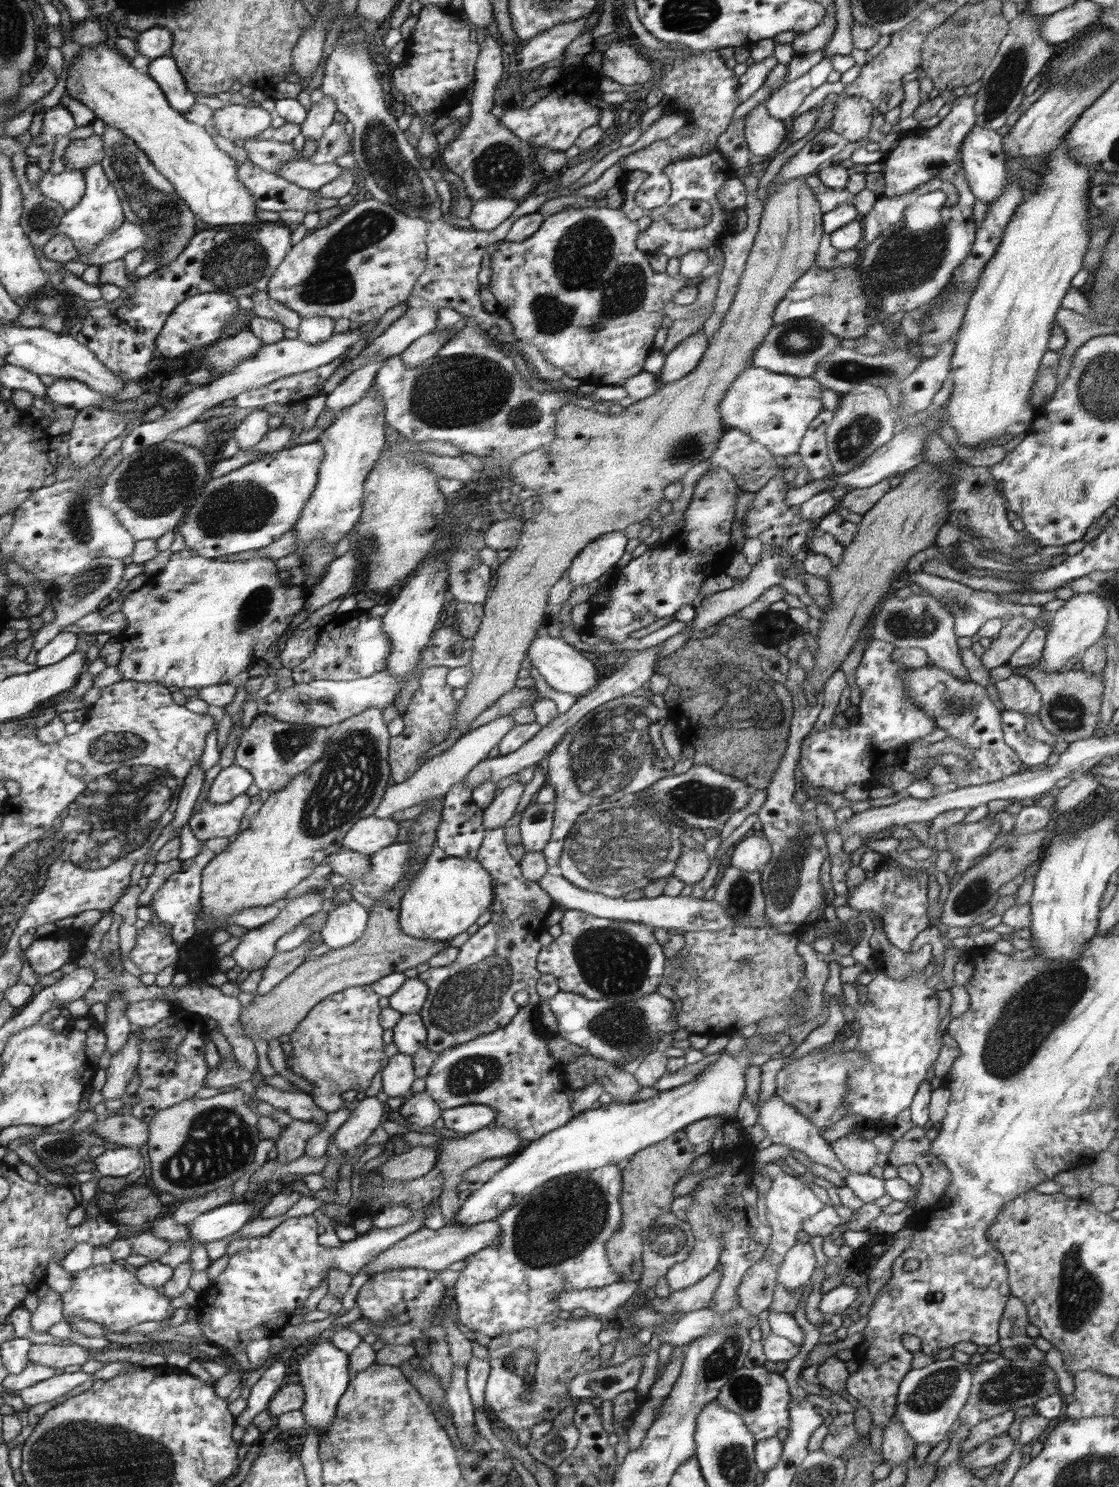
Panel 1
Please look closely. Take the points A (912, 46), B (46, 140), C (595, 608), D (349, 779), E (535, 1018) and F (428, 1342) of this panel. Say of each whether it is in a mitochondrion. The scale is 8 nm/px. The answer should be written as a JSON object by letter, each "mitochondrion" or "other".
{"A":"other","B":"other","C":"other","D":"mitochondrion","E":"other","F":"other"}

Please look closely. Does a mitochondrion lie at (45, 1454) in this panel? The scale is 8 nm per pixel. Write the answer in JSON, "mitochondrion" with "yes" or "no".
{"mitochondrion":"yes"}

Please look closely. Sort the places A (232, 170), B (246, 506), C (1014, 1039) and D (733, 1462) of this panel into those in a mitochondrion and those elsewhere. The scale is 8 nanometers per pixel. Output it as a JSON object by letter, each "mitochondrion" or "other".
{"A":"other","B":"mitochondrion","C":"mitochondrion","D":"mitochondrion"}

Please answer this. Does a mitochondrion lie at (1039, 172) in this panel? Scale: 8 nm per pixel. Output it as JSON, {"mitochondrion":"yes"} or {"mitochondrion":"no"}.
{"mitochondrion":"no"}

